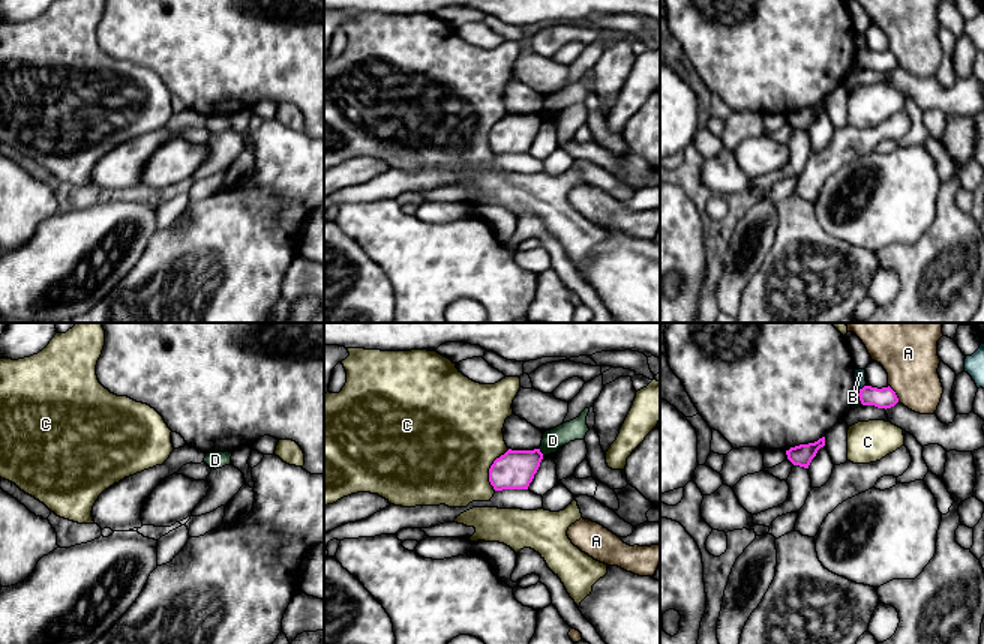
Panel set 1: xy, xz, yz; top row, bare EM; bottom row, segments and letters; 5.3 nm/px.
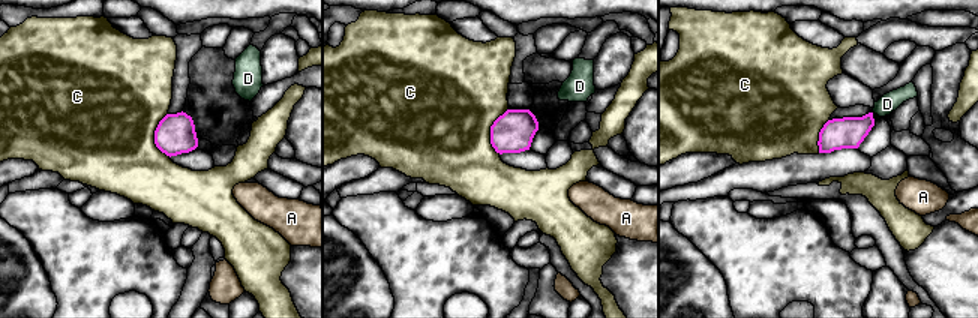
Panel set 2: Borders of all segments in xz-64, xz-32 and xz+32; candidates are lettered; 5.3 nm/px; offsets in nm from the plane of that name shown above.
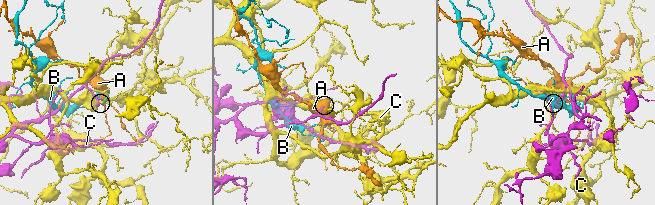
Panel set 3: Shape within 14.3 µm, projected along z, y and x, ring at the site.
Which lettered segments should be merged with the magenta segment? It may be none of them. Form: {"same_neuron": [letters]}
{"same_neuron": []}

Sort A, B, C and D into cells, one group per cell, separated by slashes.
A D / B / C

